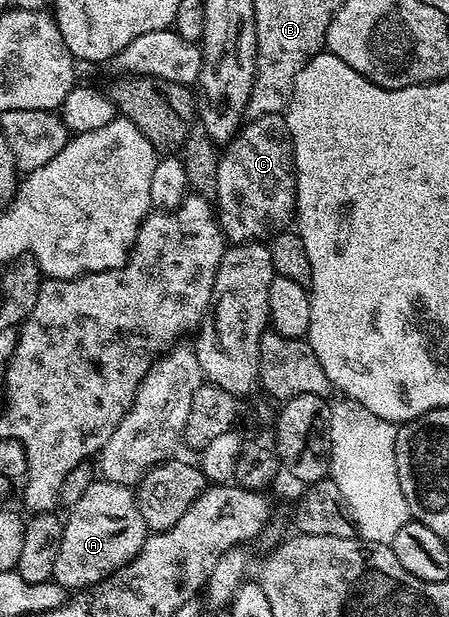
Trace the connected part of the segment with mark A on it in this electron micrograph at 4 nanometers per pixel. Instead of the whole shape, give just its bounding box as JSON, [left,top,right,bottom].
[52,480,149,588]

